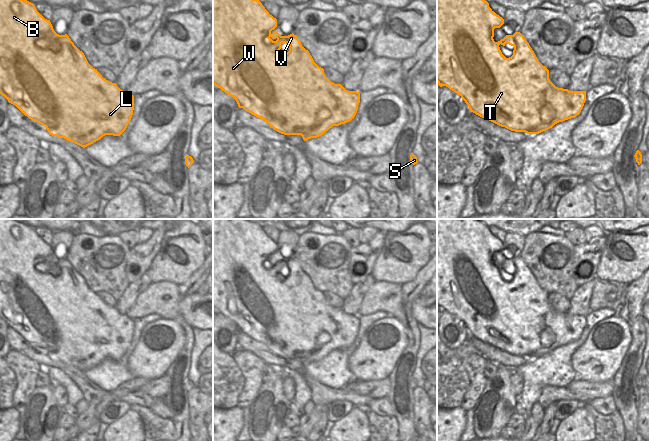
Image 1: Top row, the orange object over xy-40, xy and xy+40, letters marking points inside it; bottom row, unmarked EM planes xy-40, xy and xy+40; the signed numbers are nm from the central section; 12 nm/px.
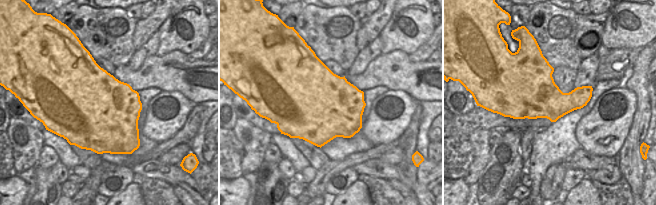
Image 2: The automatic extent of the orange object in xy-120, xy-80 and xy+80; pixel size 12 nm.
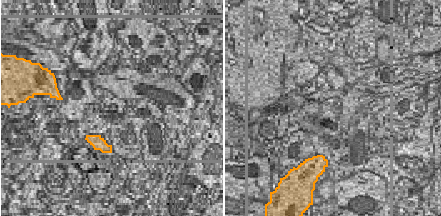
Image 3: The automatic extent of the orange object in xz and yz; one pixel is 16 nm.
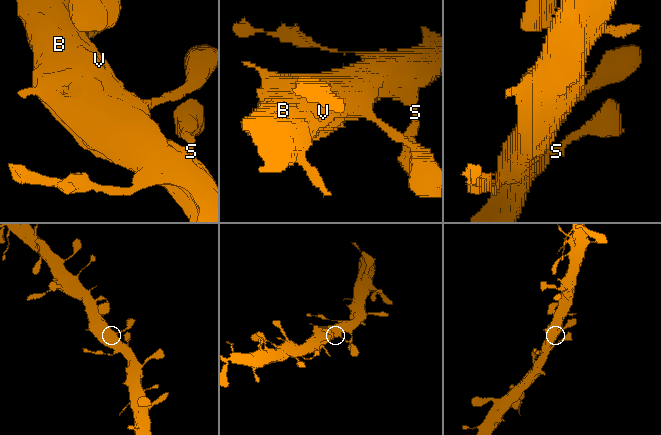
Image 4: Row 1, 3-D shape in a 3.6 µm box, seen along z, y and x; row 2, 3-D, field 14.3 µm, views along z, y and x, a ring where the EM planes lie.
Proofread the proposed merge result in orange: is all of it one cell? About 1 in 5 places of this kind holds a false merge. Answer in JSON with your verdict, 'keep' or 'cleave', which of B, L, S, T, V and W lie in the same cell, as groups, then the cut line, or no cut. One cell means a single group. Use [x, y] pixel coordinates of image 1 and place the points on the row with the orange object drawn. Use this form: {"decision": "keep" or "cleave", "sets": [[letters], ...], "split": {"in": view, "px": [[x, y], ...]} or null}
{"decision": "keep", "sets": [["B", "L", "S", "T", "V", "W"]], "split": null}

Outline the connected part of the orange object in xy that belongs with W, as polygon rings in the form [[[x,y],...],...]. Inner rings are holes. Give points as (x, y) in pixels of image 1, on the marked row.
[[[213,0],[213,84],[233,97],[239,108],[263,119],[277,132],[301,135],[304,141],[351,121],[358,110],[360,93],[331,82],[297,36],[293,33],[281,36],[278,31],[272,33],[276,27],[277,19],[259,0]],[[282,43],[289,45],[284,56],[278,54]]]

